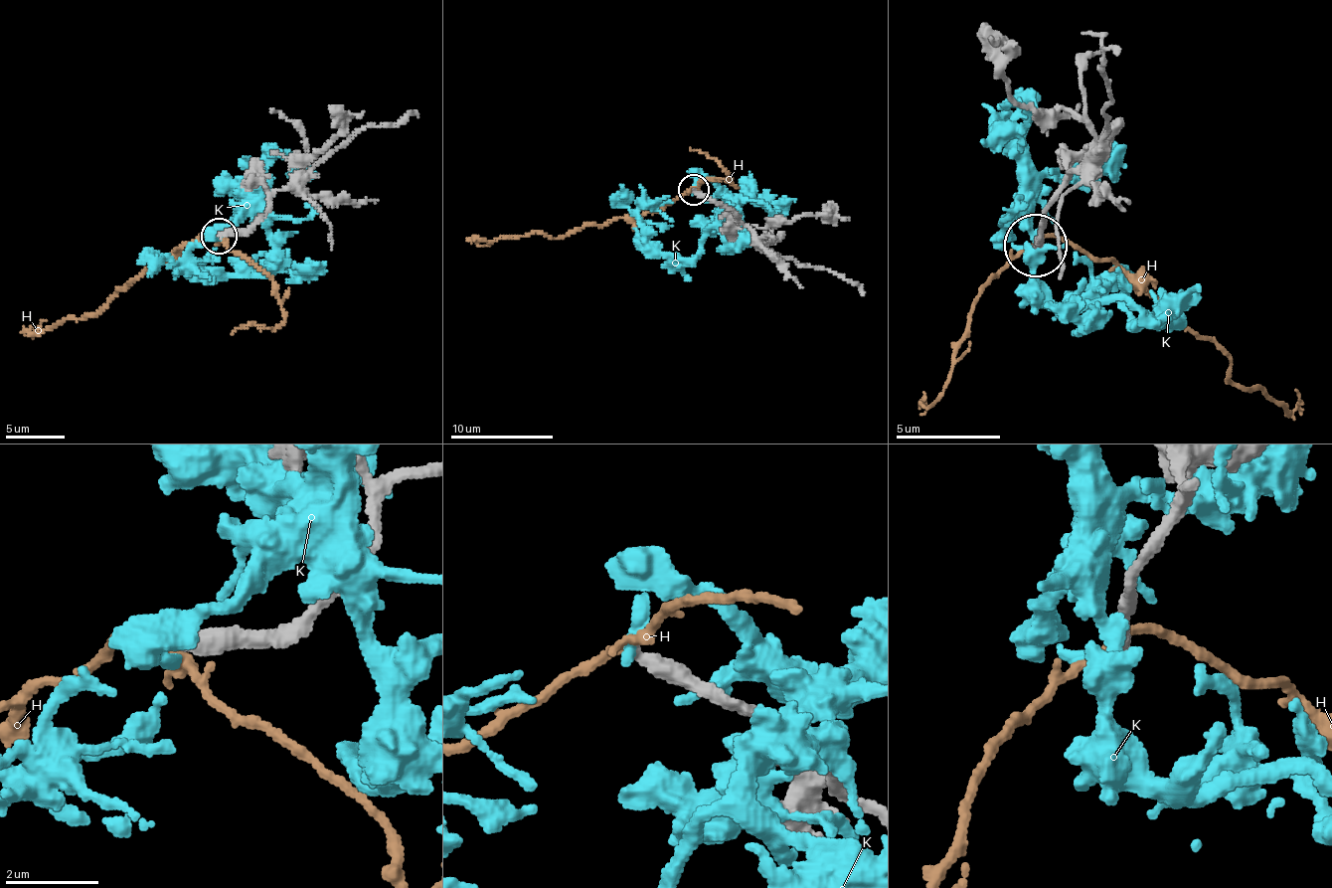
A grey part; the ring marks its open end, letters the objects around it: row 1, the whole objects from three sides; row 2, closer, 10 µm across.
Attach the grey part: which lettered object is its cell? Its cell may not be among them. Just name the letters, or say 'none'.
none

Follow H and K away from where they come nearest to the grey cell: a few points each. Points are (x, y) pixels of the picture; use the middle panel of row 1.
H: (693, 189), (653, 212), (607, 225), (583, 225), (557, 238), (534, 234), (478, 241), (489, 246)
K: (694, 189), (708, 179), (726, 194), (729, 211), (701, 250), (664, 258), (619, 184)

